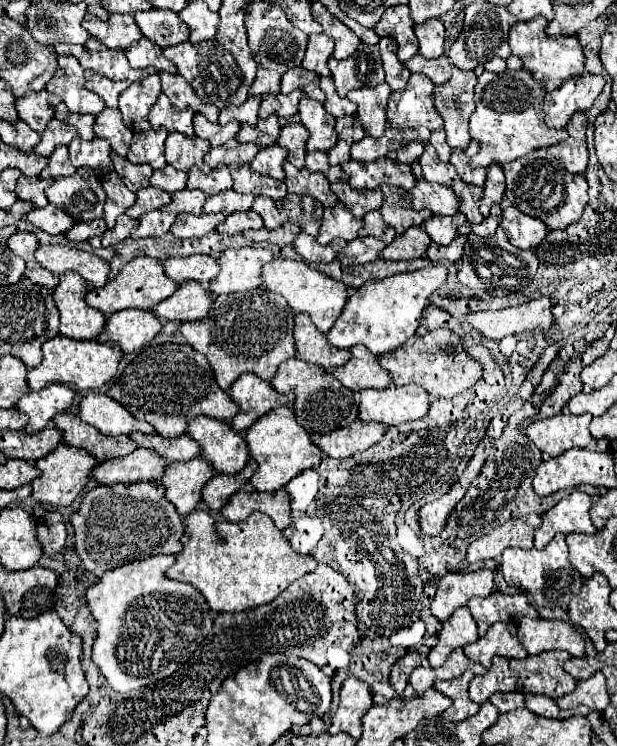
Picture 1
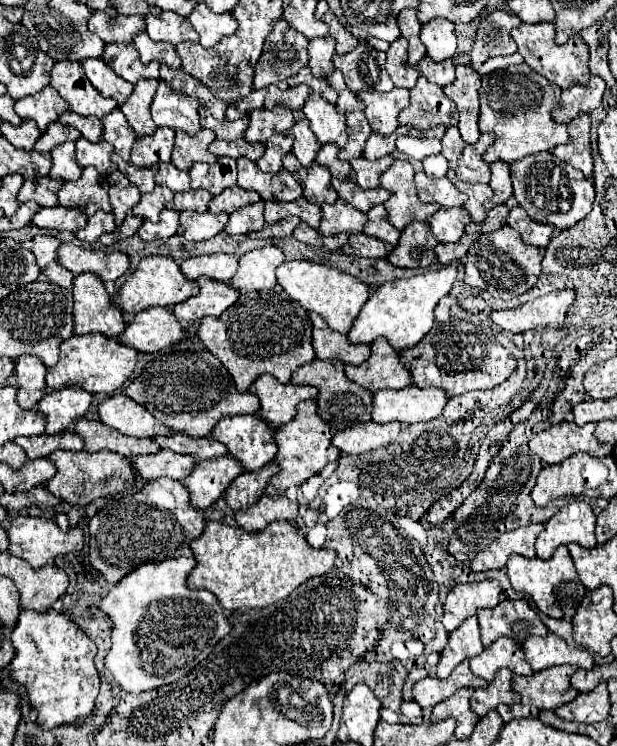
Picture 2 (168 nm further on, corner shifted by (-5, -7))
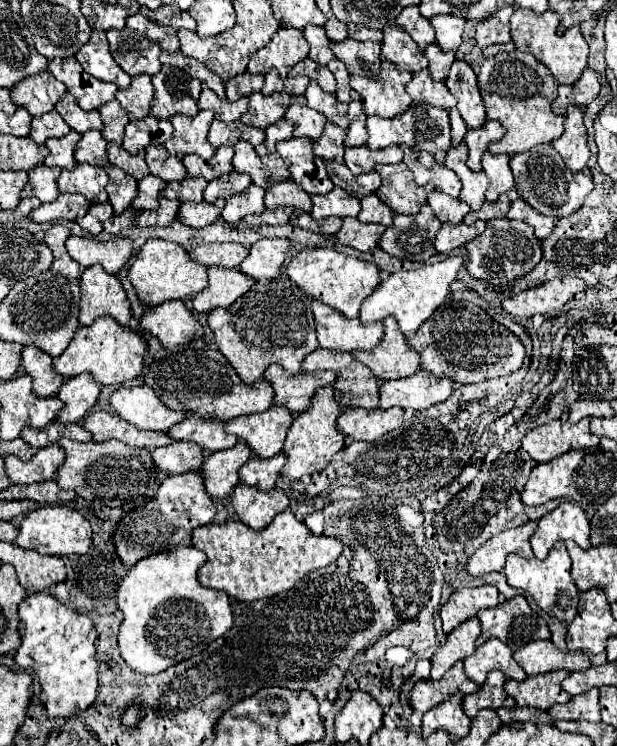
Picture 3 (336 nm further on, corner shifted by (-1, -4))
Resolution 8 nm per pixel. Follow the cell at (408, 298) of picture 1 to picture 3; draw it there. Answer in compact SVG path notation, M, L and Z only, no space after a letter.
M448 257L440 263L432 263L416 271L400 271L400 273L388 275L374 289L374 293L362 303L360 321L368 325L368 323L384 321L384 317L392 315L398 321L398 327L404 333L404 337L412 337L412 333L444 303L448 295L448 287L456 279L460 265L462 265L462 257Z

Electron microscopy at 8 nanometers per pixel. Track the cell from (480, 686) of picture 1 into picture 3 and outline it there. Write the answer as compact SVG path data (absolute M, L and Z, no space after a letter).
M490 671L484 685L464 697L464 713L468 717L476 717L480 709L498 709L498 707L514 707L516 701L504 691L506 675L502 671Z

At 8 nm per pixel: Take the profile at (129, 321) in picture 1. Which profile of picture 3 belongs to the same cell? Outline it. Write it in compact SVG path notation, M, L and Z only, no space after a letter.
M166 301L150 307L142 315L136 331L154 335L162 347L176 347L198 339L202 335L202 325L182 301Z

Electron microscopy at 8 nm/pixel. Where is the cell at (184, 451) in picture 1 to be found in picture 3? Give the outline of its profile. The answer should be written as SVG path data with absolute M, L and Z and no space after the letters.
M186 417L182 423L174 425L166 431L168 437L174 441L192 441L202 447L204 453L214 453L222 449L230 449L236 443L234 435L228 435L222 427L222 421L216 419L200 419L200 417Z

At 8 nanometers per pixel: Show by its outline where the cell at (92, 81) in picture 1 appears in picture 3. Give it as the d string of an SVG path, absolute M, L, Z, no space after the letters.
M92 31L90 43L82 45L82 49L76 53L76 59L86 73L100 81L114 83L118 89L126 89L130 85L130 75L118 67L108 51L108 39L104 31Z

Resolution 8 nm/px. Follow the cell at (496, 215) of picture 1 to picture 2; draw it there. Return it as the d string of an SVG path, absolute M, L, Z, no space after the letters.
M498 204L494 210L486 212L484 222L480 222L480 224L470 222L466 226L466 232L490 232L490 230L498 230L502 224L506 224L506 216L508 216L506 204Z

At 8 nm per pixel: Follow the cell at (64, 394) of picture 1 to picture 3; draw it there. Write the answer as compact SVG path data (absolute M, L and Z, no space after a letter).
M82 373L78 377L66 379L56 395L64 403L56 419L62 423L80 423L94 407L100 395L100 387L94 383L90 373Z

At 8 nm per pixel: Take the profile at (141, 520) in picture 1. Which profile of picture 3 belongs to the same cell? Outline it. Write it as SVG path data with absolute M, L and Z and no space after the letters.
M188 471L182 475L172 475L162 481L158 495L152 501L128 511L126 517L118 521L118 527L112 533L112 541L122 565L130 569L144 557L156 553L168 553L178 545L192 545L190 543L192 529L210 523L214 515L216 507L204 491L204 481L200 473Z

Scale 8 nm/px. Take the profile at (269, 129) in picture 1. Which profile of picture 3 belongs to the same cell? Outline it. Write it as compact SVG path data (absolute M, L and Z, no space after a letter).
M252 93L248 99L248 111L242 115L240 121L256 129L266 129L274 121L280 121L290 105L288 93L272 93L270 97L264 97L262 93Z

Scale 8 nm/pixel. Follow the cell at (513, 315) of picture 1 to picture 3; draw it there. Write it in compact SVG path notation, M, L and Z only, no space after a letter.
M554 279L502 301L502 309L514 319L530 319L538 313L552 315L552 311L562 311L566 301L584 289L582 279Z

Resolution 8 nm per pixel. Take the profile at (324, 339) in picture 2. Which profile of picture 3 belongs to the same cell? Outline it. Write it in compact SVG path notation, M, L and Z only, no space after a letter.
M312 301L312 311L320 347L352 353L358 349L374 349L382 339L382 323L362 325L358 319L346 319L320 301Z

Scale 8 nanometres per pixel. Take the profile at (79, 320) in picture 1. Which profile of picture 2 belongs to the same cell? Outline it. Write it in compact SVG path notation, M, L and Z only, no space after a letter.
M80 274L74 278L74 334L102 332L118 338L124 332L122 310L112 304L112 298L96 274Z

